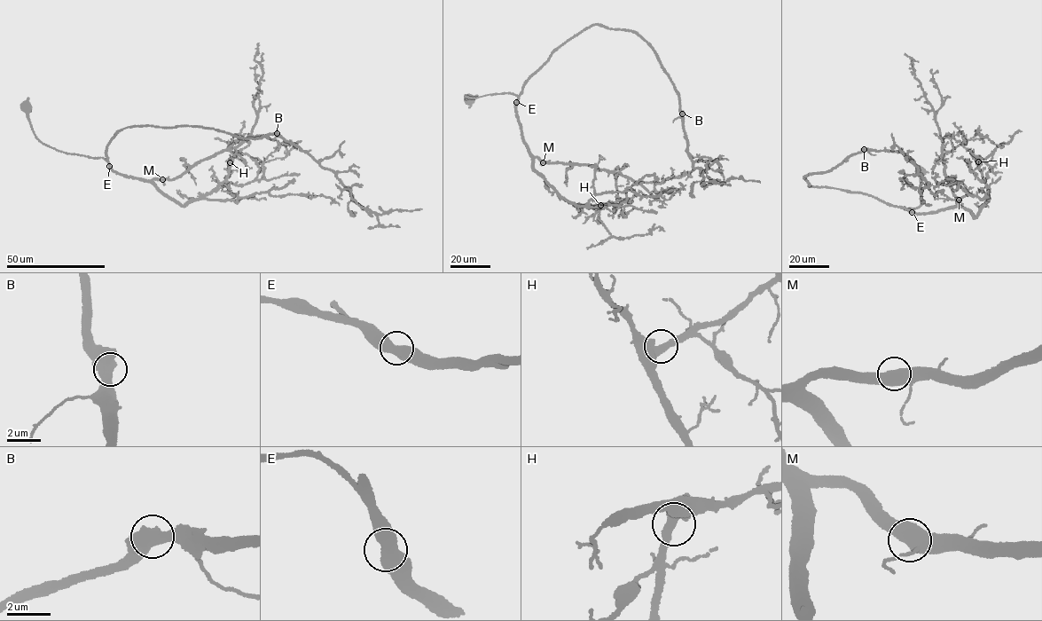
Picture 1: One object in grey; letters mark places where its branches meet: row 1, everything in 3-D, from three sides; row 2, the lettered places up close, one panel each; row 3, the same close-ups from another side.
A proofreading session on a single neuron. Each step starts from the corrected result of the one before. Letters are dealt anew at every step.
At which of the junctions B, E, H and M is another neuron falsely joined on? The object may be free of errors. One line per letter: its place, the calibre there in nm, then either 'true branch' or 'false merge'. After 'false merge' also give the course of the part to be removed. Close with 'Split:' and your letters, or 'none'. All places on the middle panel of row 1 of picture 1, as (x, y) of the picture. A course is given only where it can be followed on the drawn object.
B: place (682, 113); calibre 600 nm; true branch
E: place (516, 102); calibre 550 nm; true branch
H: place (600, 205); calibre 500 nm; true branch
M: place (543, 162); calibre 550 nm; true branch
Split: none

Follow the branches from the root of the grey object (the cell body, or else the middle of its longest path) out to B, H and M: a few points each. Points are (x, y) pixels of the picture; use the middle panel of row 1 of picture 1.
B: (469, 100), (465, 96), (518, 97), (559, 47), (601, 25), (635, 31), (647, 43), (682, 113)
H: (469, 100), (465, 96), (515, 94), (521, 138), (533, 168), (570, 202), (600, 205)
M: (469, 100), (465, 96), (474, 98), (505, 93), (515, 94), (522, 141), (530, 153), (543, 162)

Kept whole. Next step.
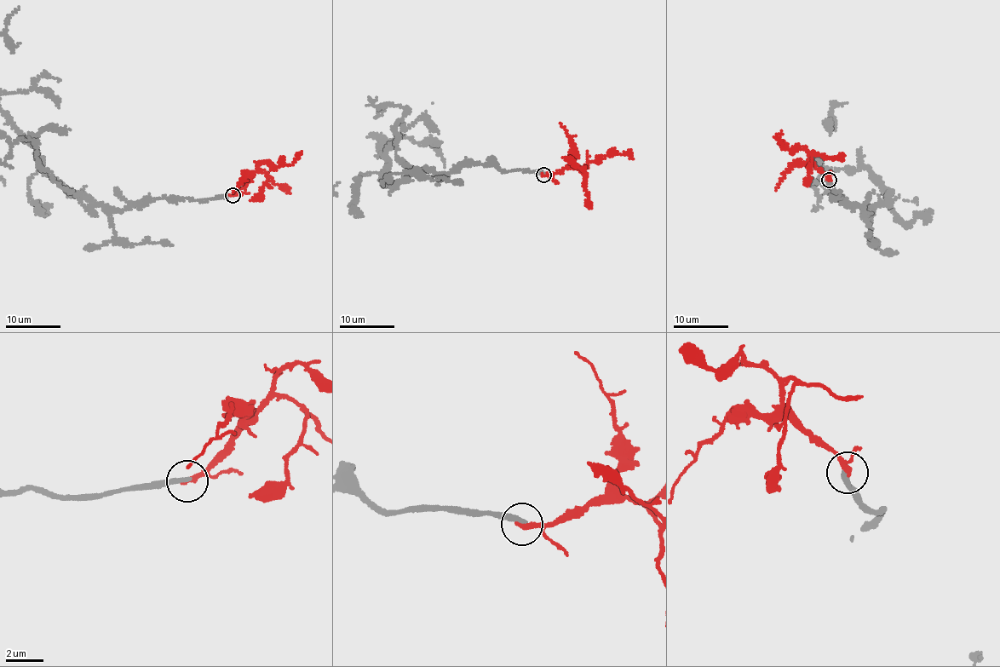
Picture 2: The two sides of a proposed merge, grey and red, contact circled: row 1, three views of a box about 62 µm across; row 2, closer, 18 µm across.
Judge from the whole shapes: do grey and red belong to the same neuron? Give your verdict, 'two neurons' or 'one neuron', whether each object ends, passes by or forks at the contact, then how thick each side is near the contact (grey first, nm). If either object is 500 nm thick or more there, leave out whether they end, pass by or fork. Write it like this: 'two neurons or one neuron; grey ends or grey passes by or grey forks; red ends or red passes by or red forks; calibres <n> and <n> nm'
two neurons; grey ends; red ends; calibres 280 and 300 nm

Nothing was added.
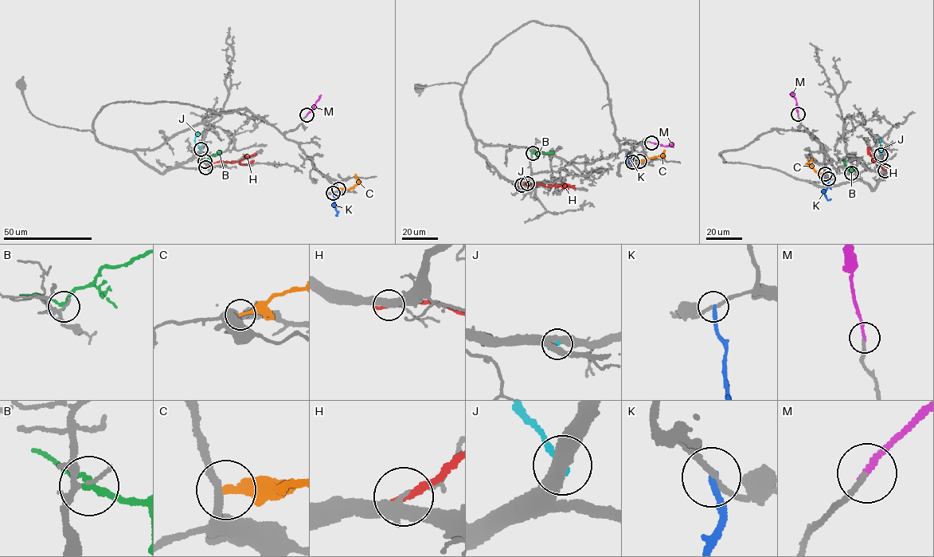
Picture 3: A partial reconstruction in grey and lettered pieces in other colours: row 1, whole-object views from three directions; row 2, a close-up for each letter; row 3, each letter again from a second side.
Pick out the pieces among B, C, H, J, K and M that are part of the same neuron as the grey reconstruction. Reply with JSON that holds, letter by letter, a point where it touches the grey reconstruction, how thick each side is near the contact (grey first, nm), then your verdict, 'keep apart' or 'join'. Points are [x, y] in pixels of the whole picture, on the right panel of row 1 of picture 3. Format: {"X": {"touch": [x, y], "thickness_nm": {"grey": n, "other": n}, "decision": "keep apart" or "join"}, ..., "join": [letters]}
{"B": {"touch": [851, 173], "thickness_nm": {"grey": 180, "other": 180}, "decision": "keep apart"}, "C": {"touch": [825, 174], "thickness_nm": {"grey": 240, "other": 240}, "decision": "keep apart"}, "H": {"touch": [885, 170], "thickness_nm": {"grey": 320, "other": 260}, "decision": "keep apart"}, "J": {"touch": [881, 154], "thickness_nm": {"grey": 480, "other": 190}, "decision": "keep apart"}, "K": {"touch": [828, 178], "thickness_nm": {"grey": 190, "other": 220}, "decision": "keep apart"}, "M": {"touch": [798, 114], "thickness_nm": {"grey": 170, "other": 170}, "decision": "join"}, "join": ["M"]}

